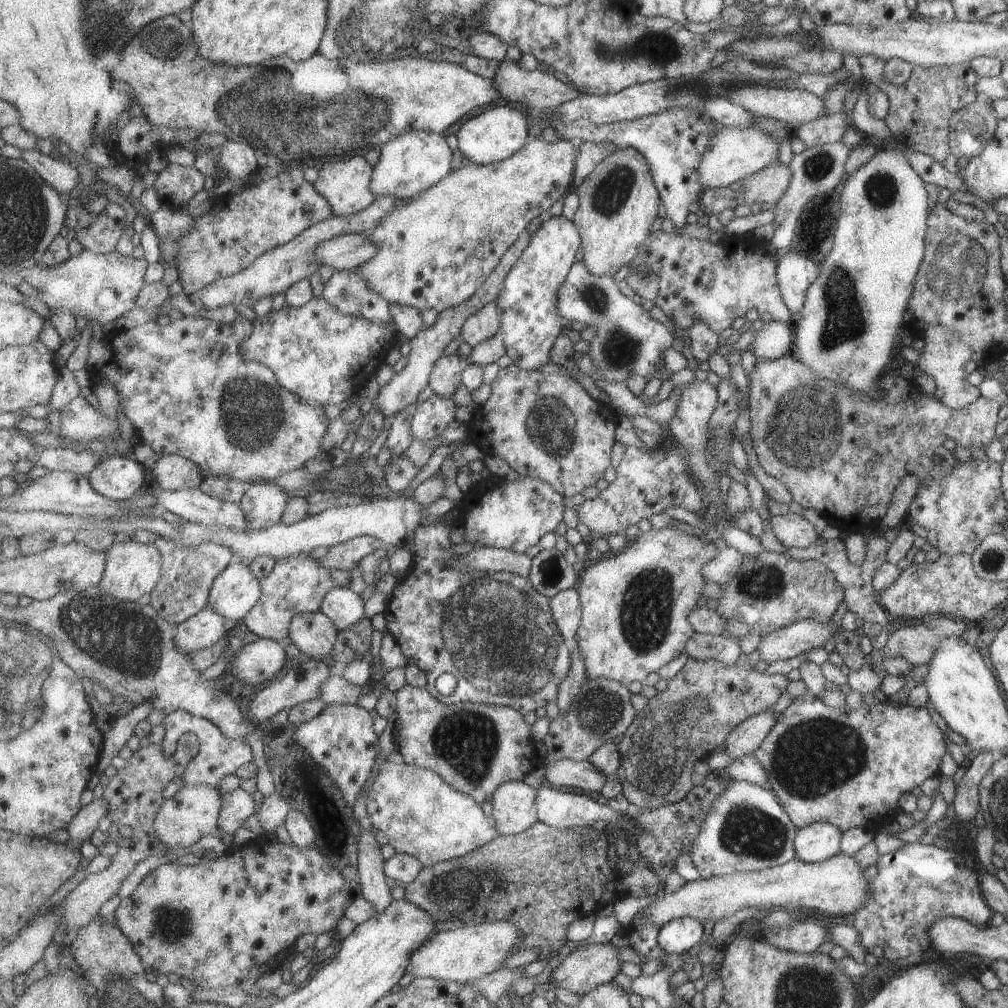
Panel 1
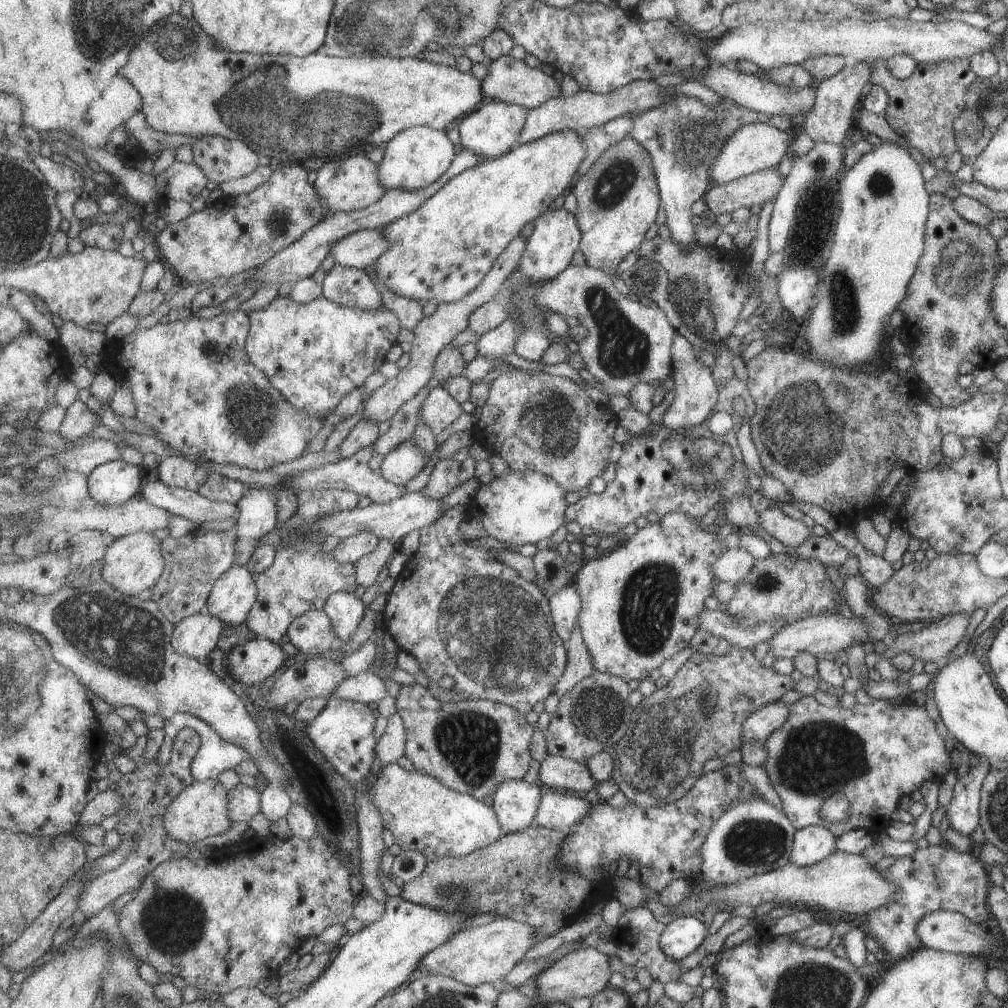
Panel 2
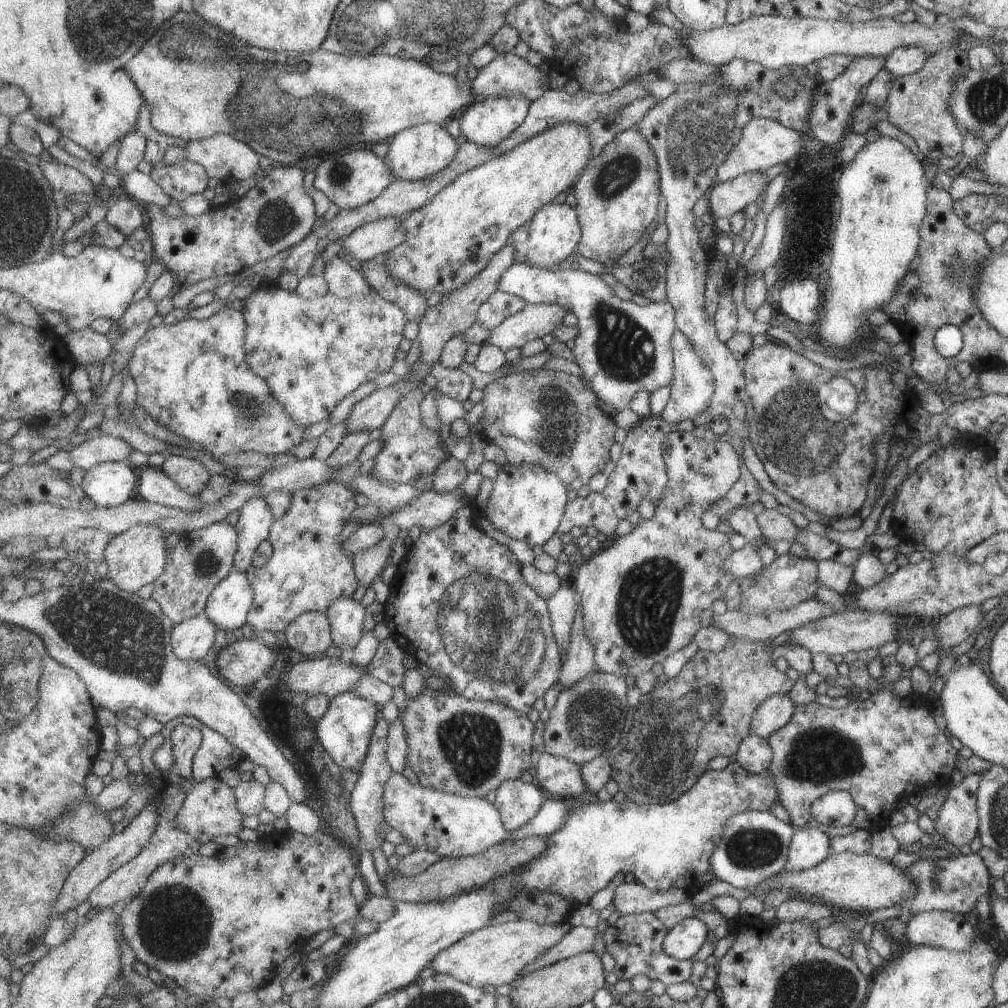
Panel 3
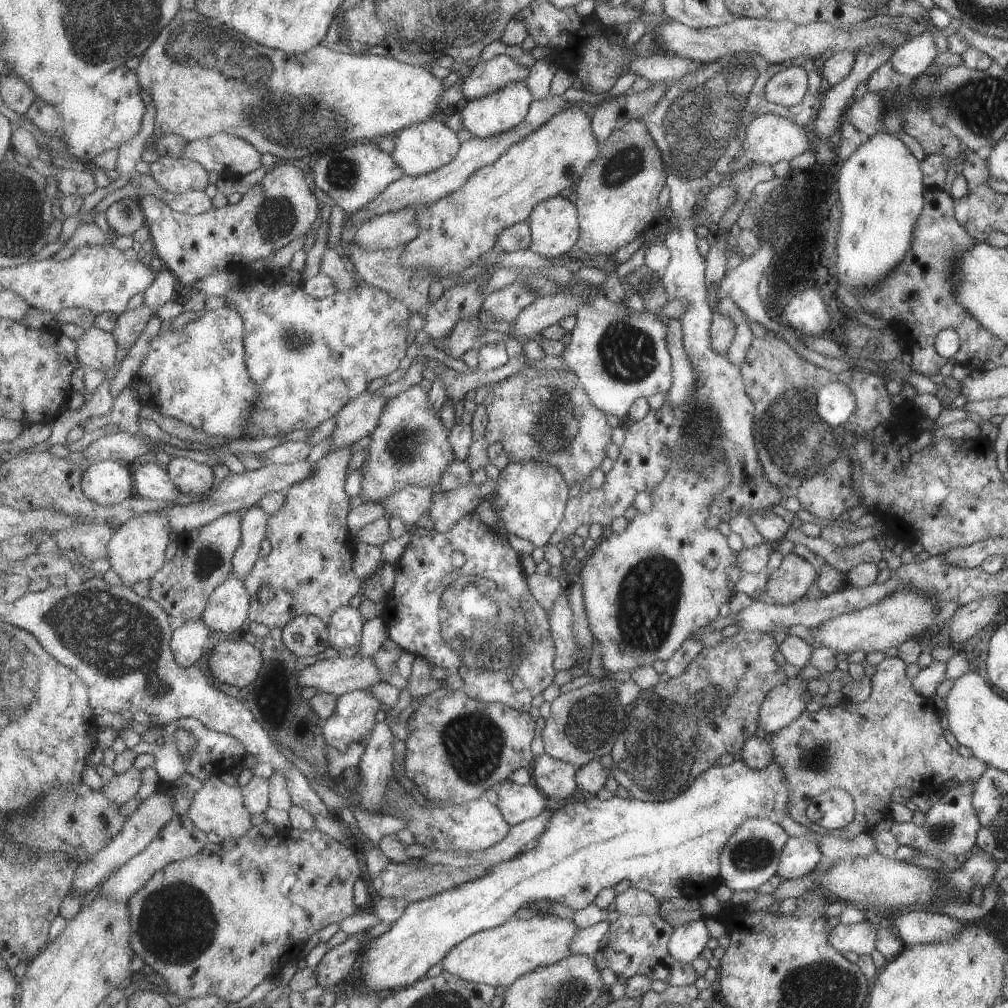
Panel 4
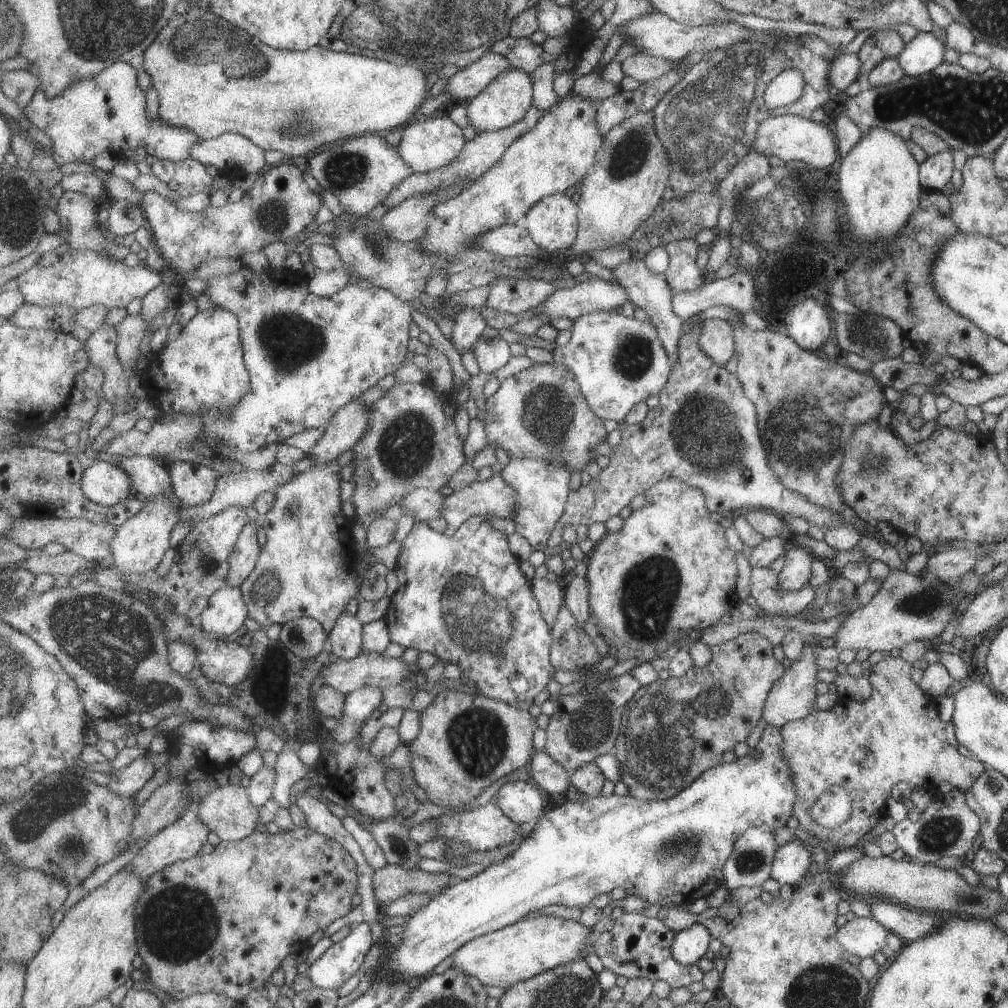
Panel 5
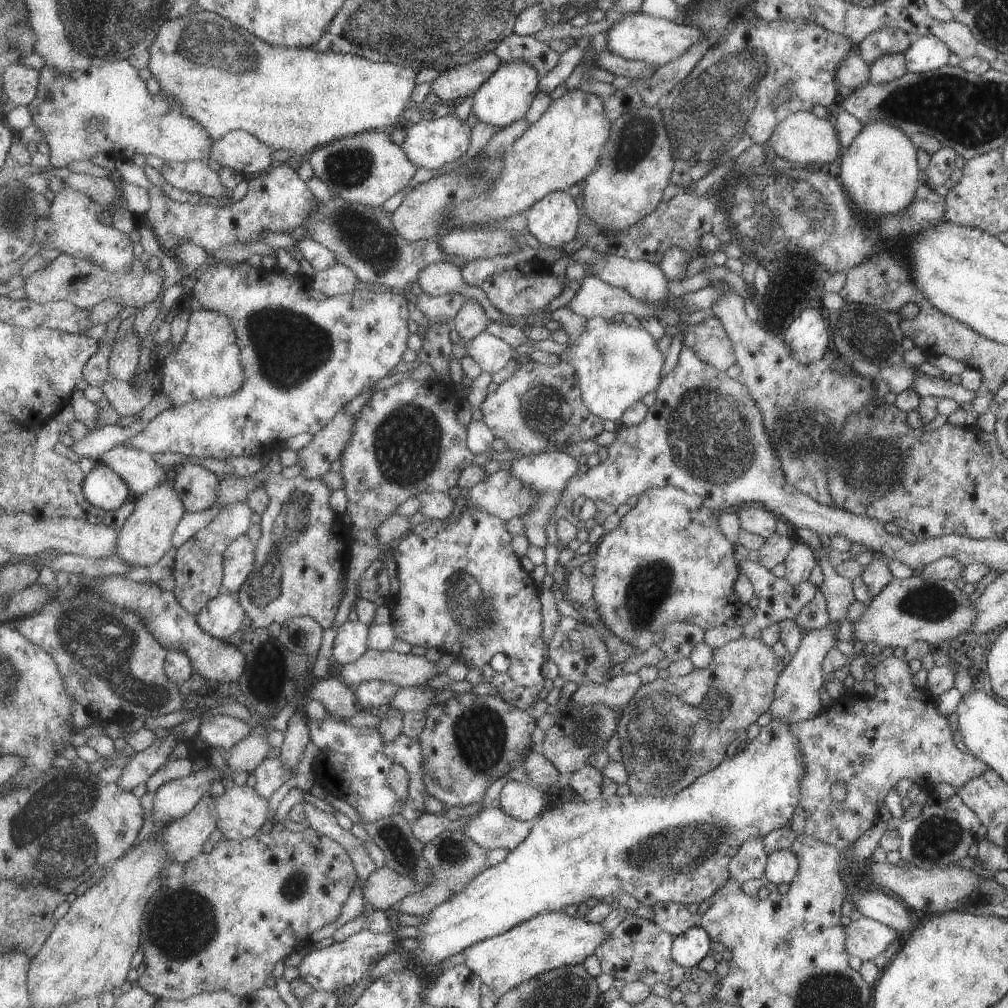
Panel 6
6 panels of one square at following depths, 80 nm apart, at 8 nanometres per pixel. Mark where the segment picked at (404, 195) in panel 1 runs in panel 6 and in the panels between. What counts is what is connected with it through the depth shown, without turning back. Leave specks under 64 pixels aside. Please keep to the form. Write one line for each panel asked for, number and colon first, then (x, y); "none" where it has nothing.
2: (416, 157)
3: (415, 153)
4: (424, 147)
5: (428, 144)
6: (430, 144)

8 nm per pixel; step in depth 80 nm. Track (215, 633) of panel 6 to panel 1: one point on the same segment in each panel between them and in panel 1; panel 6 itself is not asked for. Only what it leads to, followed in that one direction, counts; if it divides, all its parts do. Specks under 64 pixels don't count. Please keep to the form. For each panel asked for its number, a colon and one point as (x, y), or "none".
1: (236, 591)
2: (232, 598)
3: (228, 607)
4: (228, 609)
5: (227, 612)

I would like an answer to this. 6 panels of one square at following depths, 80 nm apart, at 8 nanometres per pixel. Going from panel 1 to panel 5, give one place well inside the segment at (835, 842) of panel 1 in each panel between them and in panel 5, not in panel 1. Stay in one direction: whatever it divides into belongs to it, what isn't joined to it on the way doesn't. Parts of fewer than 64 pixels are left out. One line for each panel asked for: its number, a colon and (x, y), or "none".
2: (811, 844)
3: (808, 846)
4: (799, 856)
5: (792, 860)

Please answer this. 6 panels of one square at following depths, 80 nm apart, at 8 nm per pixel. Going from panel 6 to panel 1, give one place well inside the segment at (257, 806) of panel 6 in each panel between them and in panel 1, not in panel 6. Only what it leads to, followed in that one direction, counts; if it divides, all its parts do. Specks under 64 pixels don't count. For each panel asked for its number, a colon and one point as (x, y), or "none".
1: (194, 811)
2: (202, 809)
3: (211, 807)
4: (218, 807)
5: (228, 812)

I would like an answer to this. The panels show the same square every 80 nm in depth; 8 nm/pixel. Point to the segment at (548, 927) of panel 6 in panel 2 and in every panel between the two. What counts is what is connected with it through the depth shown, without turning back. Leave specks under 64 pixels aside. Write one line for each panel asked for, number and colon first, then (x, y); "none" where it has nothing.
2: (486, 954)
3: (497, 954)
4: (498, 957)
5: (520, 951)

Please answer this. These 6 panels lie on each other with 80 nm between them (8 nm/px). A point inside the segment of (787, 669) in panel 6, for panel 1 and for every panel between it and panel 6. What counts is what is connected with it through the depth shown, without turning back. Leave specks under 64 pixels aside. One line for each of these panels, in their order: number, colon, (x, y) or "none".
1: (746, 737)
2: (762, 722)
3: (777, 709)
4: (784, 703)
5: (792, 696)

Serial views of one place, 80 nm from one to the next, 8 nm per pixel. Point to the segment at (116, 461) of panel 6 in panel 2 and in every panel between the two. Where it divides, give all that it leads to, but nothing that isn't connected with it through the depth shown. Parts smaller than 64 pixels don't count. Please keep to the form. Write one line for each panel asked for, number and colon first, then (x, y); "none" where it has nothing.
2: (192, 505)
3: (156, 486)
4: (152, 480)
5: (150, 477)

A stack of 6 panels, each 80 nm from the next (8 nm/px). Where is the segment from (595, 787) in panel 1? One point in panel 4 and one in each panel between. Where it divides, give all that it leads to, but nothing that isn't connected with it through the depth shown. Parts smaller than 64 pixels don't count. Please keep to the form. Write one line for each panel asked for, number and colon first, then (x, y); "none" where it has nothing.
2: (555, 771)
3: (562, 778)
4: (555, 777)

